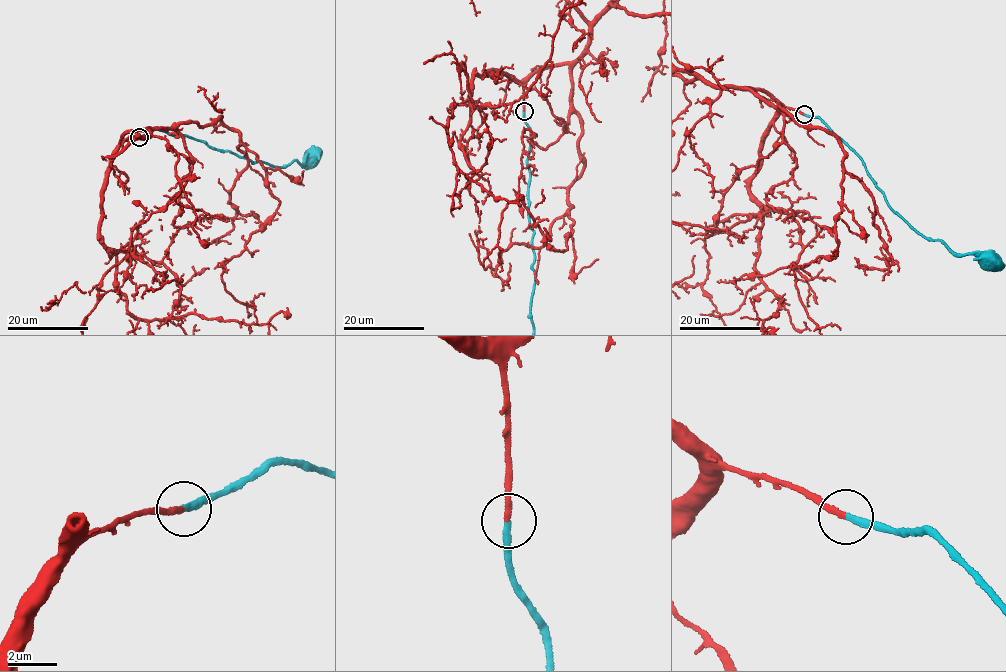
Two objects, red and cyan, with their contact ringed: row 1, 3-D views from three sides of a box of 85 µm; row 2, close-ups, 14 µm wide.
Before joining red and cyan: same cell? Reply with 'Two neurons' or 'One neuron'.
One neuron

